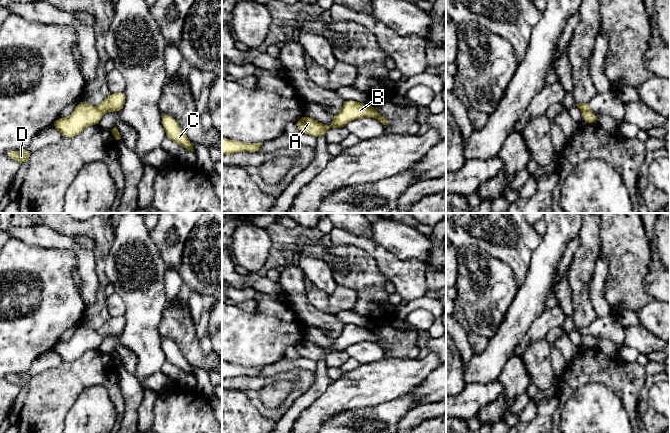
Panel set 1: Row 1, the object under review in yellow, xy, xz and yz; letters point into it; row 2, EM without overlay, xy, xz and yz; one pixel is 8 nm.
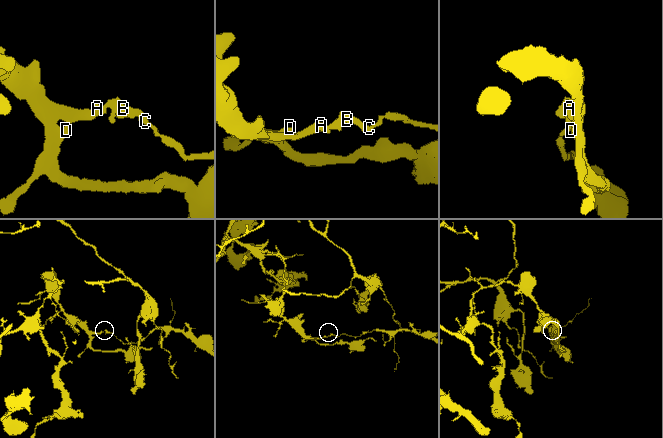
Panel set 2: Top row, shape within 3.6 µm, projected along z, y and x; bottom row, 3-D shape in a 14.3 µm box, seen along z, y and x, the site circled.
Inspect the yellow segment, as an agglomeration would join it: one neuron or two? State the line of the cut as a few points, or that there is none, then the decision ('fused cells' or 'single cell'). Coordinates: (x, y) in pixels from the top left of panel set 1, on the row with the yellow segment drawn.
yz (589, 109), (582, 111) | fused cells

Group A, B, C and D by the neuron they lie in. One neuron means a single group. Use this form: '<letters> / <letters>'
A D / B C

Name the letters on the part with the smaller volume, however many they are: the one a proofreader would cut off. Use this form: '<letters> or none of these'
B, C

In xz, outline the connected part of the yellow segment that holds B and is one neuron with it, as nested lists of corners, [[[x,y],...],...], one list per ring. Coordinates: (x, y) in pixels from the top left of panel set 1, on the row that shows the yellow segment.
[[[346,100],[340,111],[333,116],[332,124],[325,125],[326,131],[330,128],[343,128],[347,123],[359,118],[374,118],[379,120],[383,125],[389,123],[384,117],[378,114],[375,106],[355,100]]]

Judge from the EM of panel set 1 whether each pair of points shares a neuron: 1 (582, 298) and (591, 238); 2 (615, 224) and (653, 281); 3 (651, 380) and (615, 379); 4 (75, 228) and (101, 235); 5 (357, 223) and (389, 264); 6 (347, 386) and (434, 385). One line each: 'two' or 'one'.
1: one
2: two
3: two
4: one
5: two
6: one

